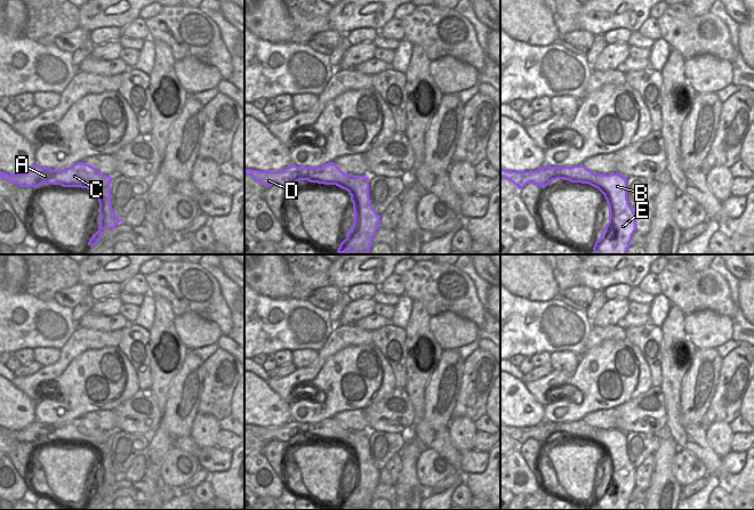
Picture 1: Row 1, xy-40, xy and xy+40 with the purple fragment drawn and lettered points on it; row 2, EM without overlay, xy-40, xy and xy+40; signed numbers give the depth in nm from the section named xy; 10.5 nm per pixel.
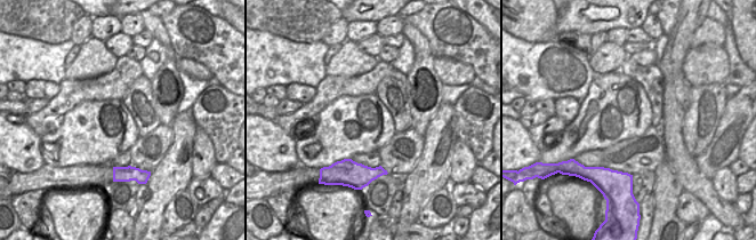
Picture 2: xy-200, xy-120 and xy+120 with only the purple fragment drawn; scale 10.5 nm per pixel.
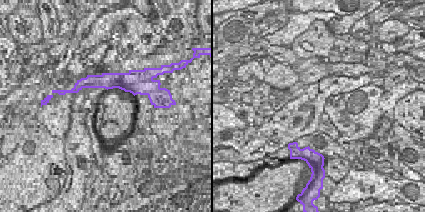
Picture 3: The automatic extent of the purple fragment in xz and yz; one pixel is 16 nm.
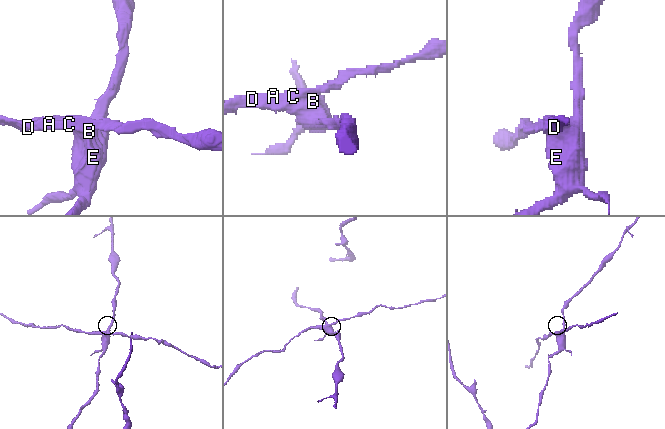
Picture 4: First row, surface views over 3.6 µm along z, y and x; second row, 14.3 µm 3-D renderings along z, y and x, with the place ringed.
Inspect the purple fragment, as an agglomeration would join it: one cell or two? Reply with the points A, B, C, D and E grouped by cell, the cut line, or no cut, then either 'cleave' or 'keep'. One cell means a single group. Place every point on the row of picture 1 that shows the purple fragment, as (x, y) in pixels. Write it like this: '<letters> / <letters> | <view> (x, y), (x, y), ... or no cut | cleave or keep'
A C D / B E | xy (353, 175), (342, 187) | cleave

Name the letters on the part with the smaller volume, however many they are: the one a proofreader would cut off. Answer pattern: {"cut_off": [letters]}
{"cut_off": ["A", "C", "D"]}

